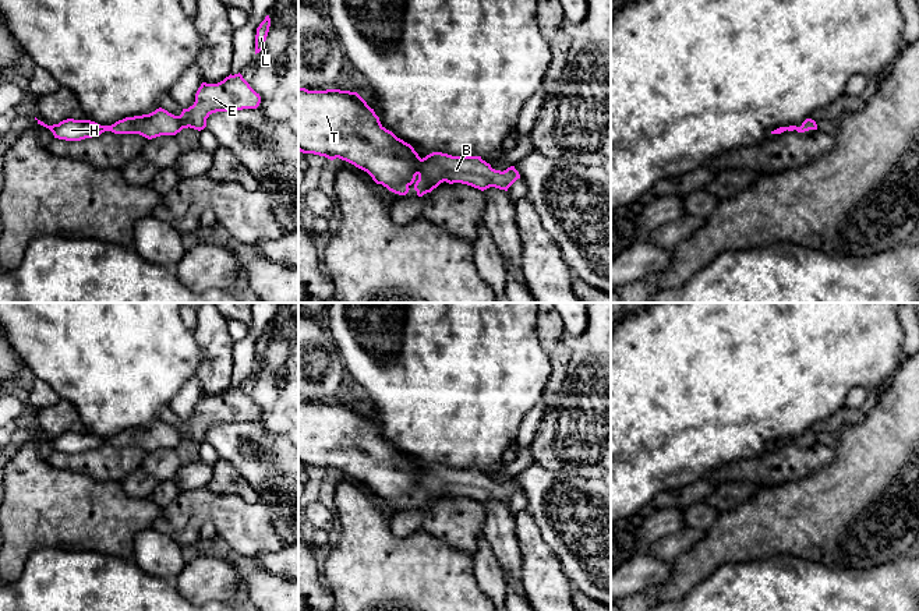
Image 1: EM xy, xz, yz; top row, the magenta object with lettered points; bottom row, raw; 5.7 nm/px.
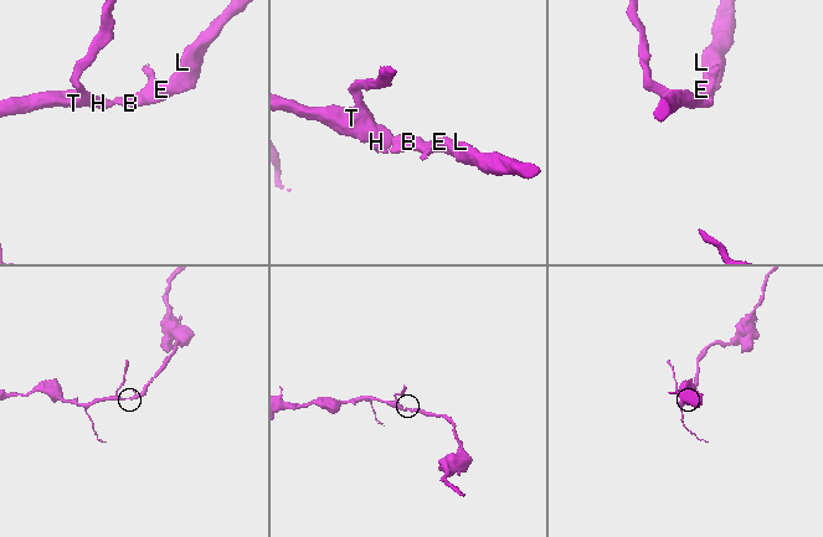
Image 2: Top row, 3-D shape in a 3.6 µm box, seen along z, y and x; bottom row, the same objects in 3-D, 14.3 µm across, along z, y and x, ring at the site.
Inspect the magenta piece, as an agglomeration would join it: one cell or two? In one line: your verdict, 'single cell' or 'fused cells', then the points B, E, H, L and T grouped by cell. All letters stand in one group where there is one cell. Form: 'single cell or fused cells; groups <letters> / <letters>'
single cell; groups B E H L T

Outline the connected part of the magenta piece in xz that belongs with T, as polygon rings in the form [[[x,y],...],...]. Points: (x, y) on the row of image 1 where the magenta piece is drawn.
[[[298,86],[298,151],[346,160],[399,195],[406,195],[413,184],[423,197],[443,181],[508,191],[520,179],[515,166],[495,170],[481,156],[432,152],[421,159],[410,144],[381,124],[357,92],[340,89]]]

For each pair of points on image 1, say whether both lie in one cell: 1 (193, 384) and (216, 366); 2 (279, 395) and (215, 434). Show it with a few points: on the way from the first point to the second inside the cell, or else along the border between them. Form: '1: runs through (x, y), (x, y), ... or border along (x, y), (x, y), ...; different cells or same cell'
1: border along (195, 377), (202, 391); different cells
2: border along (257, 420), (272, 433), (283, 437); different cells

